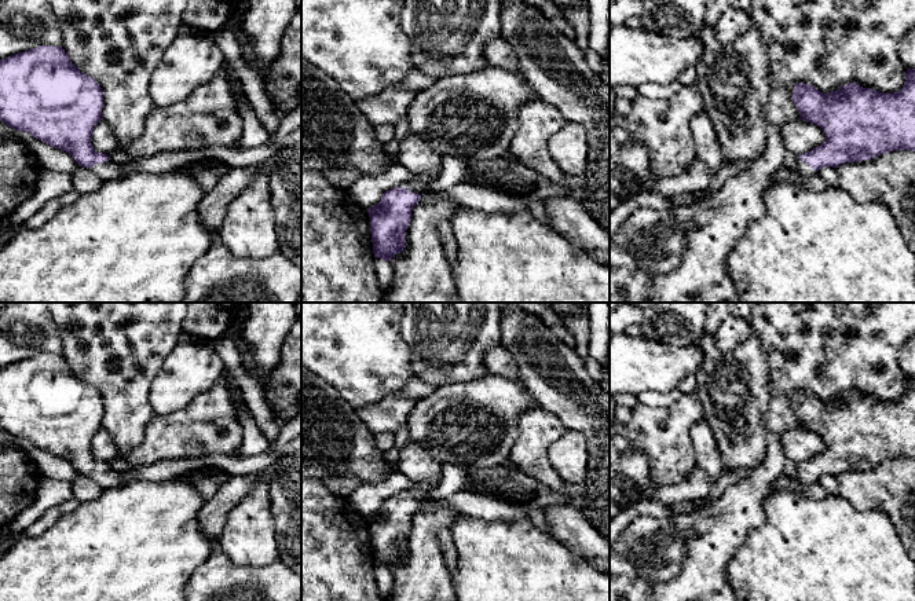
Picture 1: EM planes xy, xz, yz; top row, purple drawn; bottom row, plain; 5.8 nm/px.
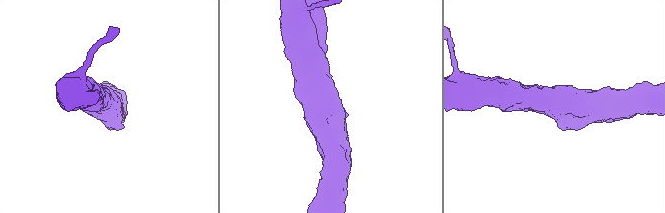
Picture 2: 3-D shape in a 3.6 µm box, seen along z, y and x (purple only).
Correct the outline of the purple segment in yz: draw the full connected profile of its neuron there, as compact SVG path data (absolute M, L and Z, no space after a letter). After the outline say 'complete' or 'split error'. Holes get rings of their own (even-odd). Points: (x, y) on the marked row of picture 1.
M915 69L907 70L903 88L893 94L863 88L857 83L823 94L809 84L797 83L791 99L799 120L819 125L827 138L823 144L798 157L797 166L791 169L795 175L806 177L824 166L867 161L894 150L915 151Z; split error

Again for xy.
M39 45L0 61L0 120L8 127L69 153L102 180L127 176L121 165L94 150L91 135L102 120L103 92L94 77L80 72L62 47Z; split error

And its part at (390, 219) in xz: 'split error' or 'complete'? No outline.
split error

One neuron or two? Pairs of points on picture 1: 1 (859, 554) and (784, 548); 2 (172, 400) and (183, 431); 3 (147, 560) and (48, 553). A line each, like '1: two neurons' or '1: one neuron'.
1: one neuron
2: two neurons
3: one neuron

